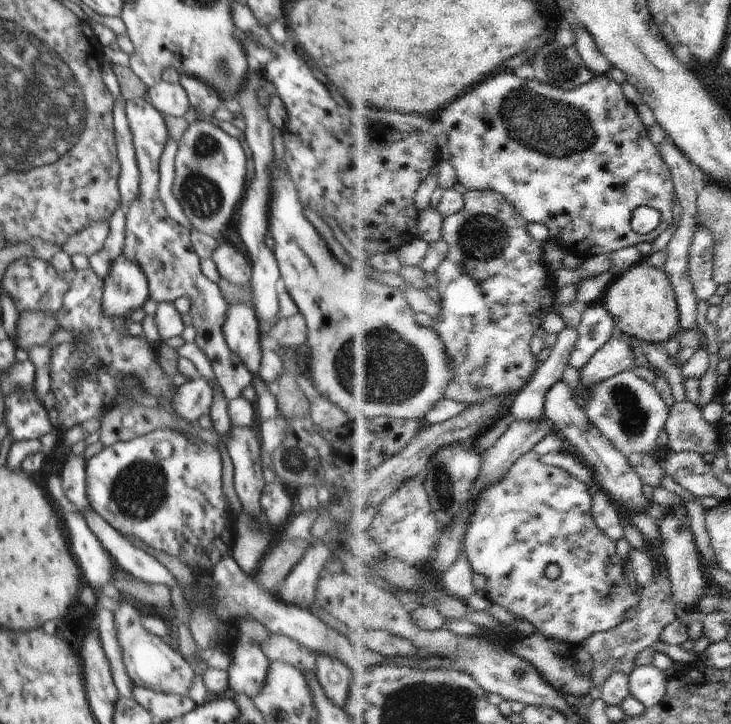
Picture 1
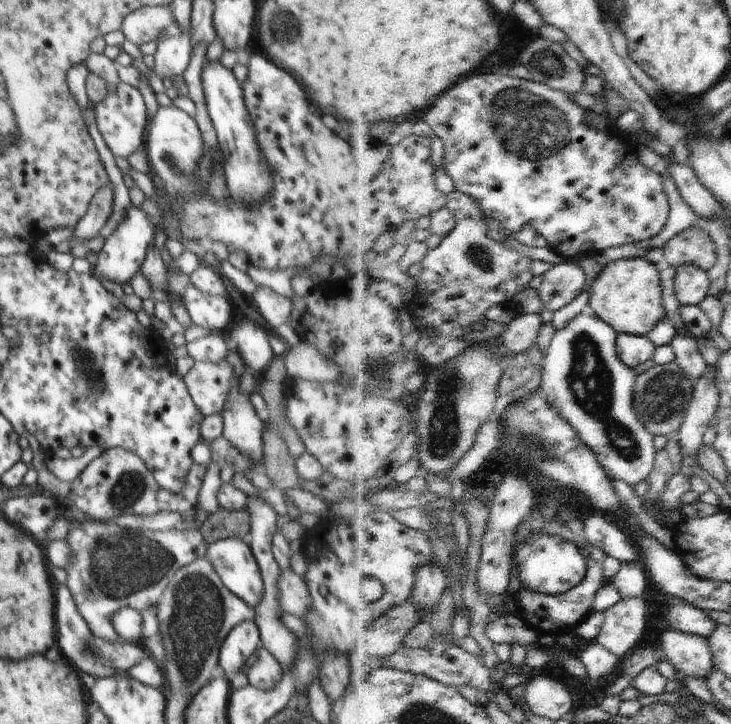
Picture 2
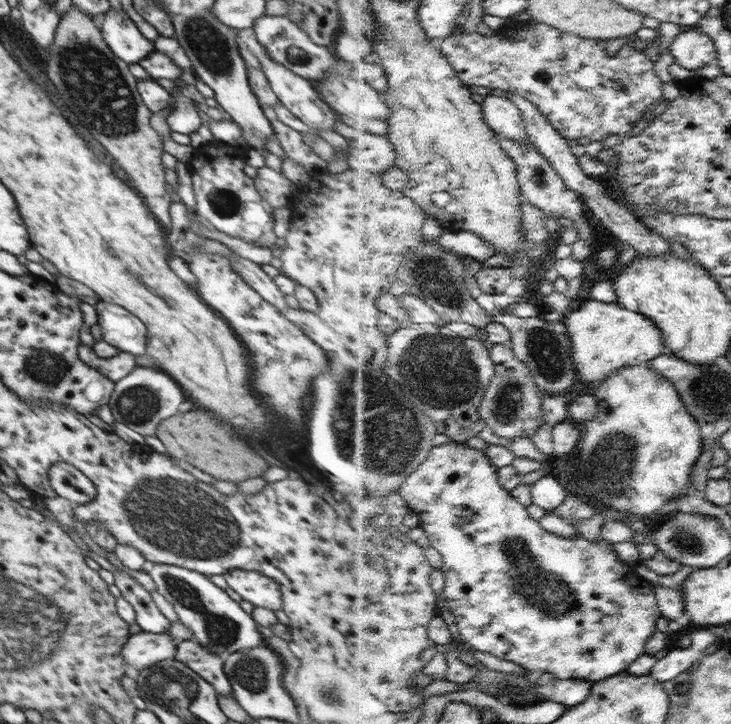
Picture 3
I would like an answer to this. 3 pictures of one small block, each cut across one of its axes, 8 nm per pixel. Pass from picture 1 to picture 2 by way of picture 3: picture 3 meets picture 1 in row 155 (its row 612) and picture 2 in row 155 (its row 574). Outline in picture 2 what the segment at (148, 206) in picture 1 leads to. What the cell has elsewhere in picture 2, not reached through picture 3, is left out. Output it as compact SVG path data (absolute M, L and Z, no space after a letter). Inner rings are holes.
M121 82L116 86L116 92L109 93L104 100L95 104L95 114L97 129L115 157L128 159L144 143L148 110L138 88Z

